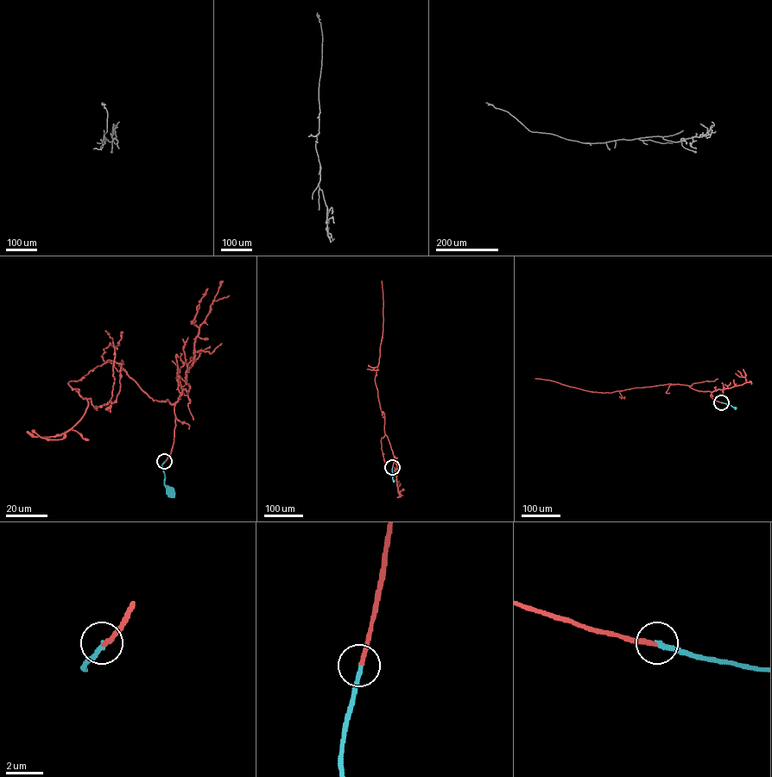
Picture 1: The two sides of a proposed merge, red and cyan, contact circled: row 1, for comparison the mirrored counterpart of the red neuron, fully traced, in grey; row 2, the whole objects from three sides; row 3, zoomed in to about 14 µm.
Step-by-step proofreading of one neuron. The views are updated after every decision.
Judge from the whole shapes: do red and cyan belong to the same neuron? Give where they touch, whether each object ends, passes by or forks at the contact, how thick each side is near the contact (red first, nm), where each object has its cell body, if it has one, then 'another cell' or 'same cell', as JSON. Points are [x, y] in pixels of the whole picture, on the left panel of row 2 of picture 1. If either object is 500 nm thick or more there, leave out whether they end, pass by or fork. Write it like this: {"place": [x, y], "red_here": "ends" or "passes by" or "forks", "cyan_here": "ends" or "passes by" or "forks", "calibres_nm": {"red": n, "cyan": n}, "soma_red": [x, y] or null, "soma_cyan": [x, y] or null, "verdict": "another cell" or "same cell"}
{"place": [164, 461], "red_here": "ends", "cyan_here": "ends", "calibres_nm": {"red": 240, "cyan": 260}, "soma_red": null, "soma_cyan": [171, 492], "verdict": "same cell"}

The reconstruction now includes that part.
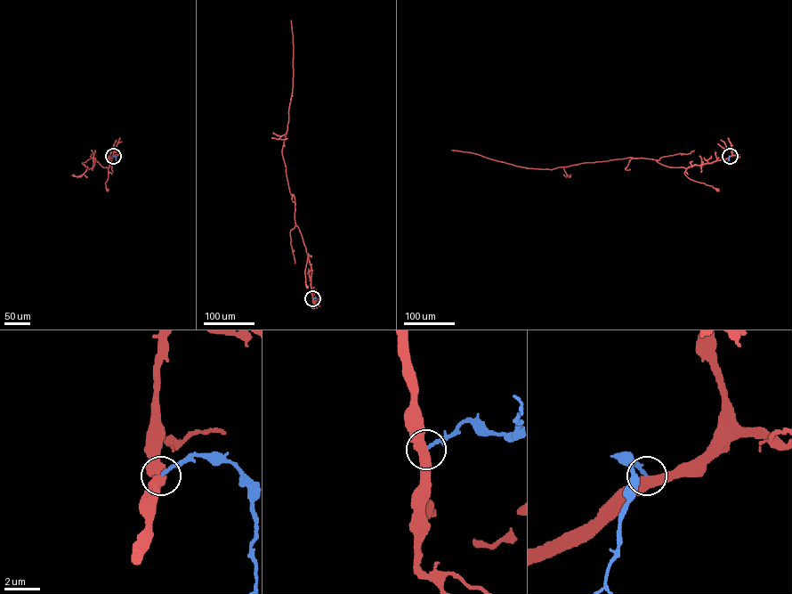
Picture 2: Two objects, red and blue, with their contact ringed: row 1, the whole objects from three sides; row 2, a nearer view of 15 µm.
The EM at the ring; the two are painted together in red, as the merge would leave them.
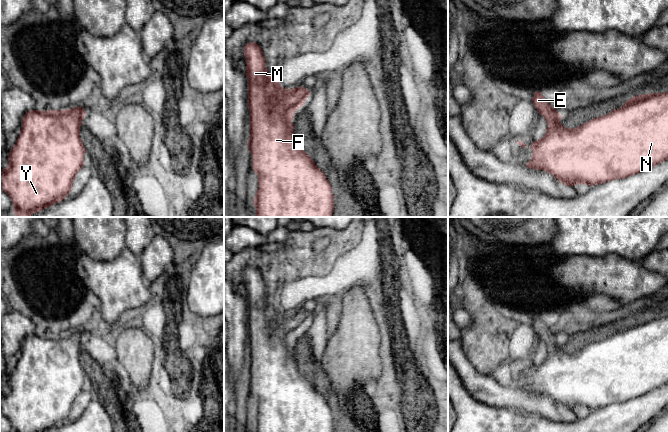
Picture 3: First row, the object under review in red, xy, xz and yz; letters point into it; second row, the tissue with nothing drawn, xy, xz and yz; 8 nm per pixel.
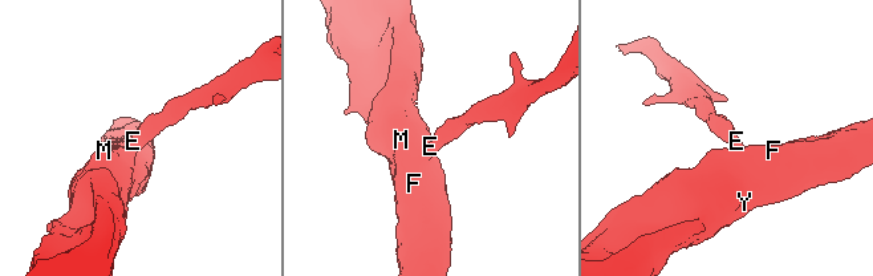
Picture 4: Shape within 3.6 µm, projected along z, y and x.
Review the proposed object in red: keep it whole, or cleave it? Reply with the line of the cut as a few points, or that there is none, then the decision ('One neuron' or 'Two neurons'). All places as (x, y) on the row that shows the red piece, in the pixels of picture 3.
No split. One neuron

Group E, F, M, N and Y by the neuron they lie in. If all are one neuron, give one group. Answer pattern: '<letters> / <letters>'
E F M N Y

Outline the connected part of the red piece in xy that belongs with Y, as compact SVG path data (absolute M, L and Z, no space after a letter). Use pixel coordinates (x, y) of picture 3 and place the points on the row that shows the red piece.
M75 106L71 110L60 111L32 109L24 114L21 120L21 132L8 154L9 168L4 167L0 170L0 189L9 195L13 204L13 214L16 217L28 217L46 207L57 204L70 195L73 179L84 166L85 148L80 141L78 131L86 113L82 107Z

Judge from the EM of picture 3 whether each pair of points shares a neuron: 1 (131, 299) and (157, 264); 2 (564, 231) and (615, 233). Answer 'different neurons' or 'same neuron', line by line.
1: different neurons
2: same neuron

